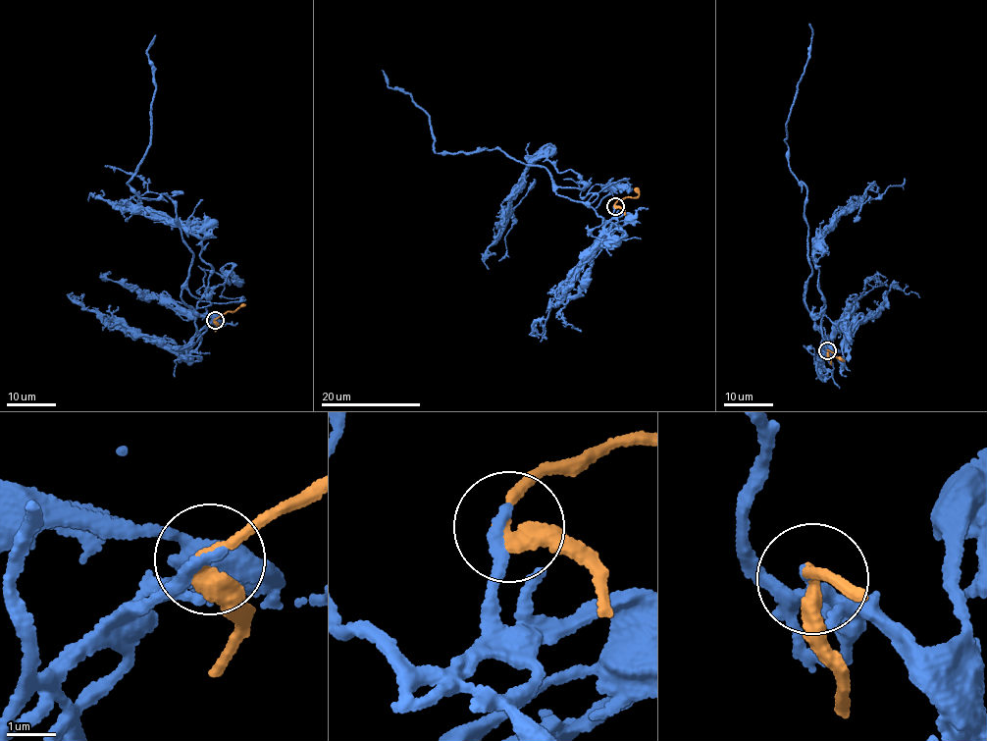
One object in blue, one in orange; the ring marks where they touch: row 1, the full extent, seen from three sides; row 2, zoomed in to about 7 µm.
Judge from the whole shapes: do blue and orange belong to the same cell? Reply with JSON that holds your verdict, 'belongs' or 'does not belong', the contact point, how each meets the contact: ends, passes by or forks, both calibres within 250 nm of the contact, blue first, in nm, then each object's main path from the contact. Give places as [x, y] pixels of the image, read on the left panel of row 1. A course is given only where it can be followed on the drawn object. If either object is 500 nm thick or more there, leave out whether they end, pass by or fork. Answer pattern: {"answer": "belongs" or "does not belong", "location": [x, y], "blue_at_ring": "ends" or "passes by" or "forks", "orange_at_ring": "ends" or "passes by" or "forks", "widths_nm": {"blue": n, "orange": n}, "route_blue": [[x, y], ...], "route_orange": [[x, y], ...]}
{"answer": "belongs", "location": [215, 320], "blue_at_ring": "ends", "orange_at_ring": "passes by", "widths_nm": {"blue": 280, "orange": 280}, "route_blue": [[215, 320], [197, 331], [181, 297], [192, 254], [176, 203], [128, 184], [149, 144], [156, 35]], "route_orange": [[215, 320], [243, 306]]}

